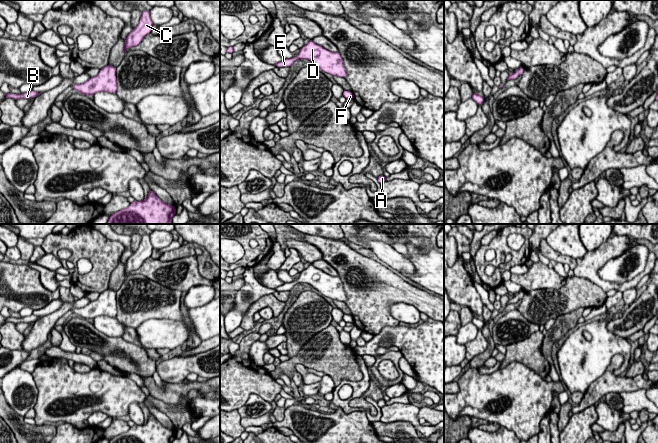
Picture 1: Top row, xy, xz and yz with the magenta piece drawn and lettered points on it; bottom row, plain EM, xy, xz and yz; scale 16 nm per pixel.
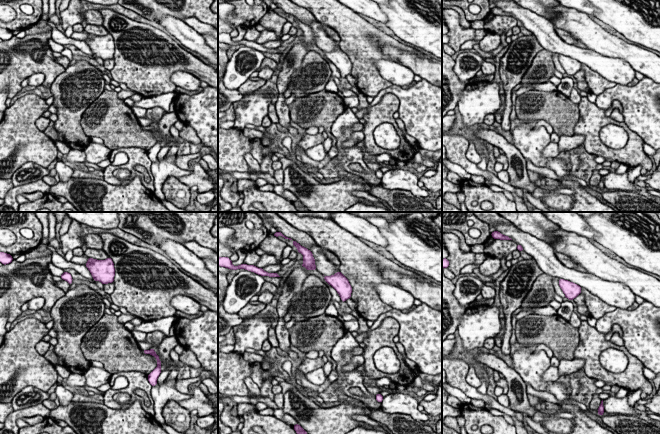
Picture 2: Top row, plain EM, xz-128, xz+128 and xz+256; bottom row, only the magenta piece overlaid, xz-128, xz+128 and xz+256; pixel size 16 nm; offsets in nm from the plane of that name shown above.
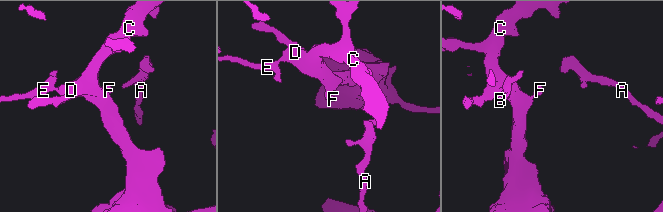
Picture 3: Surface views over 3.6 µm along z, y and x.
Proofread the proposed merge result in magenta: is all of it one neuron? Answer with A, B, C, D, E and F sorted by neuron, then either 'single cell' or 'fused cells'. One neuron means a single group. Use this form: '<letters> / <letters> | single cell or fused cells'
A B C D E F | single cell

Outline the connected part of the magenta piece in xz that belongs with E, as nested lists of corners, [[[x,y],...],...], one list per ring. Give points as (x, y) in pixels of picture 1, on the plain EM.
[[[312,263],[300,272],[300,277],[293,282],[284,283],[281,286],[274,288],[276,291],[290,291],[298,283],[306,283],[315,288],[321,295],[329,297],[333,300],[346,301],[347,296],[344,291],[343,283],[339,276],[332,276],[319,268],[316,268]]]

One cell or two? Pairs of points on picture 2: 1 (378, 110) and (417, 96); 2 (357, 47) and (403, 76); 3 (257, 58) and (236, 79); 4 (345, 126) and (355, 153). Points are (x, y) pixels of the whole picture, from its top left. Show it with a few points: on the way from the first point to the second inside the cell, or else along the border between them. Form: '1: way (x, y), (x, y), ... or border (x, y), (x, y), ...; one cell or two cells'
1: border (399, 99), (392, 94), (385, 94), (376, 104); two cells
2: border (374, 60), (378, 72), (389, 81); two cells
3: way (256, 64), (249, 71), (242, 74); one cell
4: way (342, 134), (341, 146), (347, 152); one cell

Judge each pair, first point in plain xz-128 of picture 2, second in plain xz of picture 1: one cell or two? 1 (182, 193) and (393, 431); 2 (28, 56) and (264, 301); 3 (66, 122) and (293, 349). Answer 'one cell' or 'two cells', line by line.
1: one cell
2: one cell
3: one cell

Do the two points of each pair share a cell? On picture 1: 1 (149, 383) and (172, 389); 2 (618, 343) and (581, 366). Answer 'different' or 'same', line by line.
1: same
2: same

